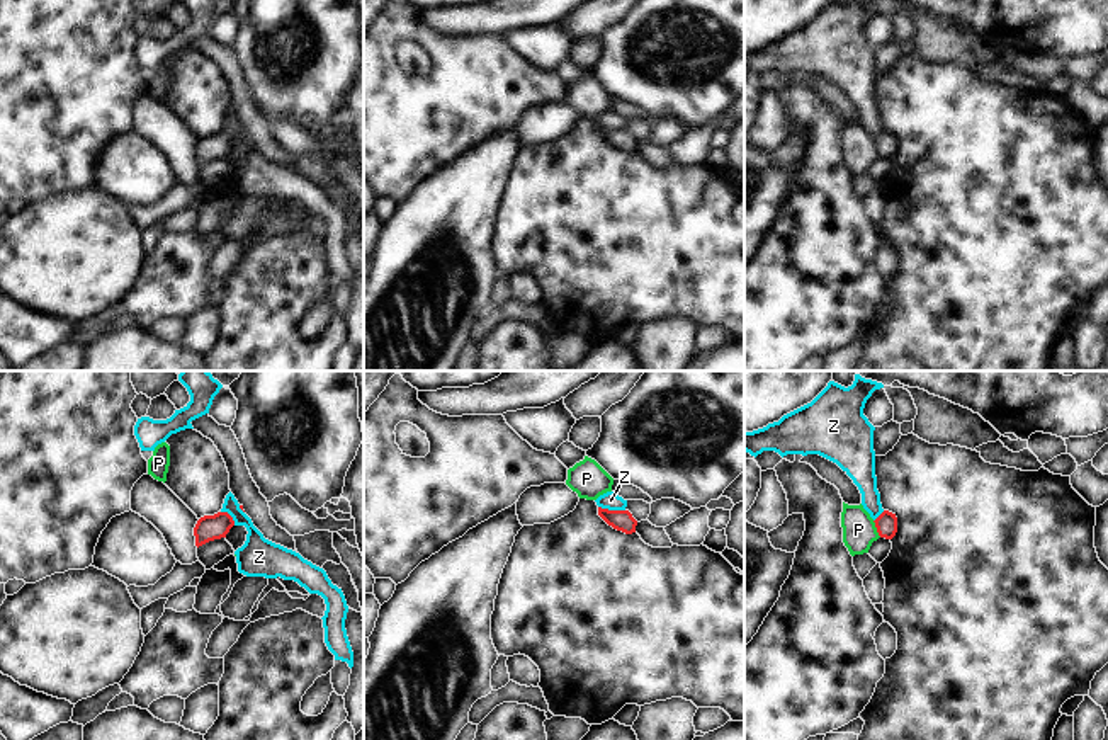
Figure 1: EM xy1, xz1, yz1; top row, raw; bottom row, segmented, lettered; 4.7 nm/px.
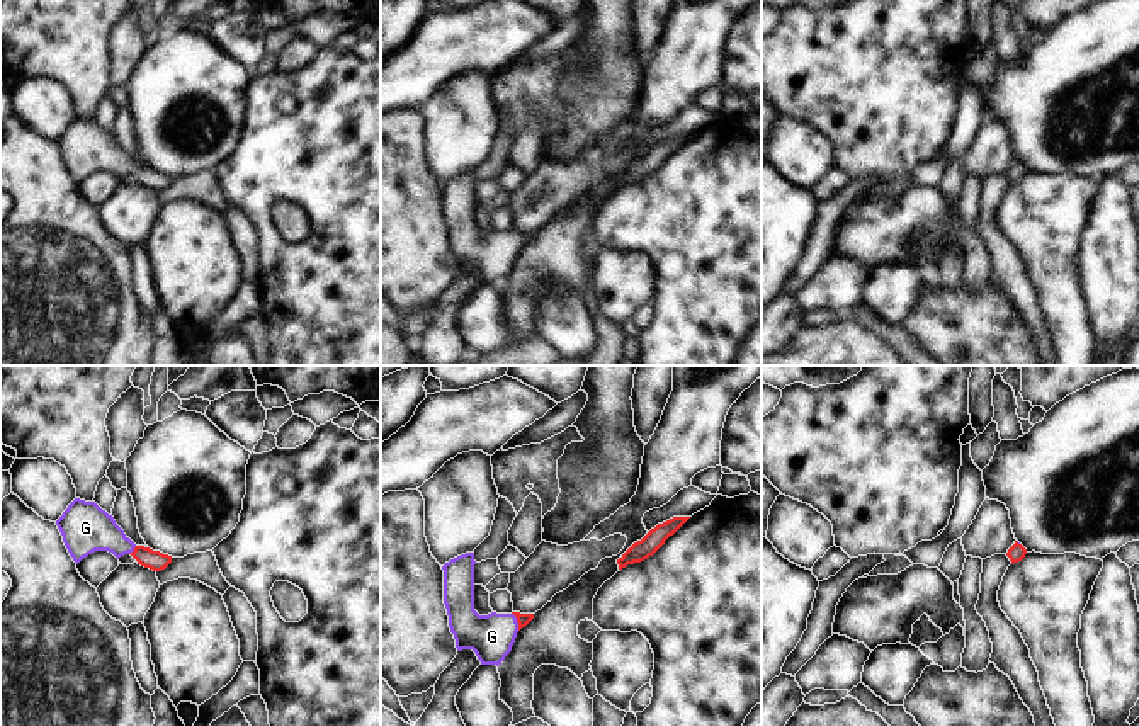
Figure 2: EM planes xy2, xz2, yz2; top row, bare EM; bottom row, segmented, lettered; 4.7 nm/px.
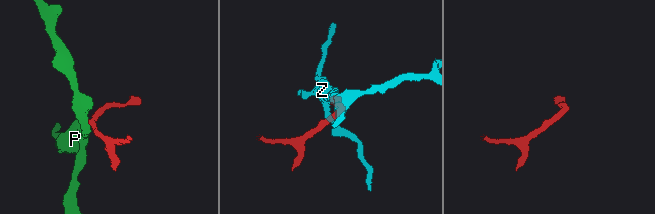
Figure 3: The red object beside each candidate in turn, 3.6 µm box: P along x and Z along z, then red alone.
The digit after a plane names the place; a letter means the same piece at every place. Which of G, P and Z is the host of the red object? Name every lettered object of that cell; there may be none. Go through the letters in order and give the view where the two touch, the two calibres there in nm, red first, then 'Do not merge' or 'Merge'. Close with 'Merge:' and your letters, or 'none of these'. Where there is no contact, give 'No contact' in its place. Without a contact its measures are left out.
G: Touches red in xz2. Thickness 60 nm (red) against 220 nm. Merge
P: Touches red in yz1. Thickness 100 nm (red) against 160 nm. Do not merge
Z: Touches red in xz1. Thickness 100 nm (red) against 90 nm. Do not merge
Merge: G.

